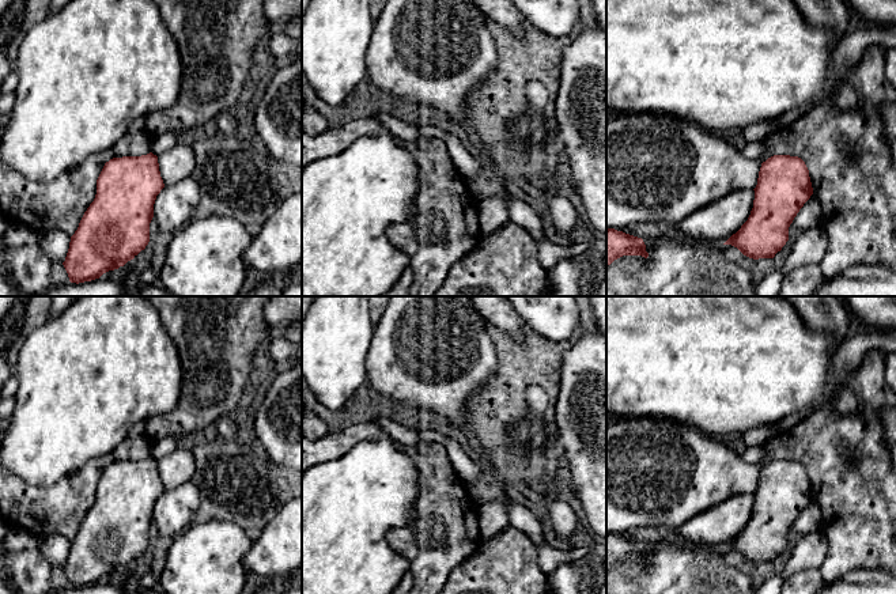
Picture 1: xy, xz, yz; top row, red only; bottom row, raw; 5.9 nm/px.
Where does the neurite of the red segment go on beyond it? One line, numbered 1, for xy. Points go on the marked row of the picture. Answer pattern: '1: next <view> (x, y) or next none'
1: next none

